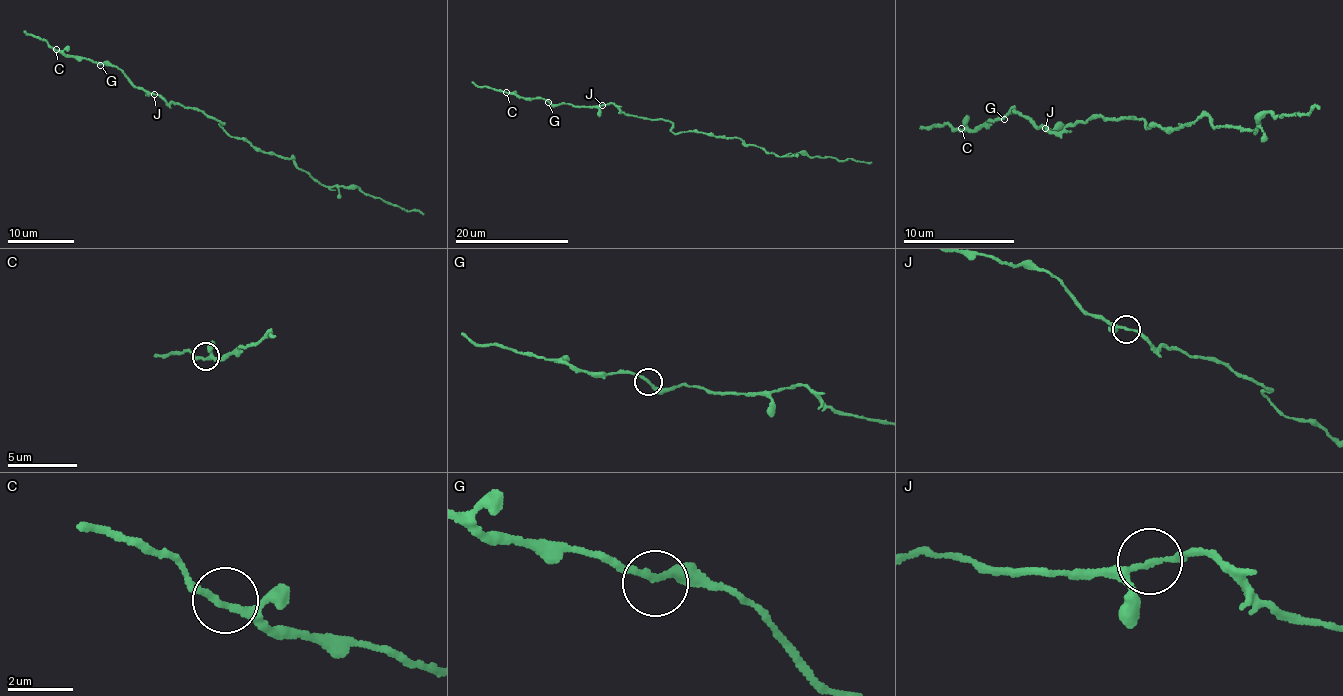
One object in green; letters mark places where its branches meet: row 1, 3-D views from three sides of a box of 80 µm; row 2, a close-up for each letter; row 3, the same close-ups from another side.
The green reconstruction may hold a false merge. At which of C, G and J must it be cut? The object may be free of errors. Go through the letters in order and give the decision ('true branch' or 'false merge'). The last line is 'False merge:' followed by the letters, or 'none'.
C: true branch
G: true branch
J: true branch
False merge: none

